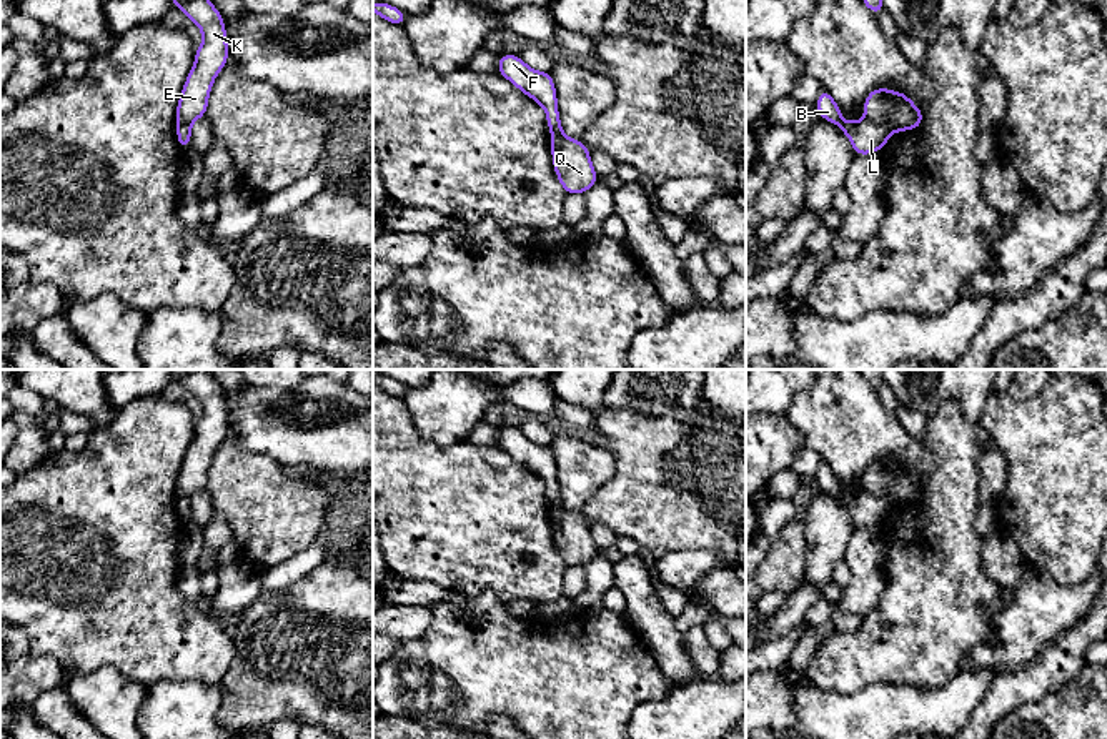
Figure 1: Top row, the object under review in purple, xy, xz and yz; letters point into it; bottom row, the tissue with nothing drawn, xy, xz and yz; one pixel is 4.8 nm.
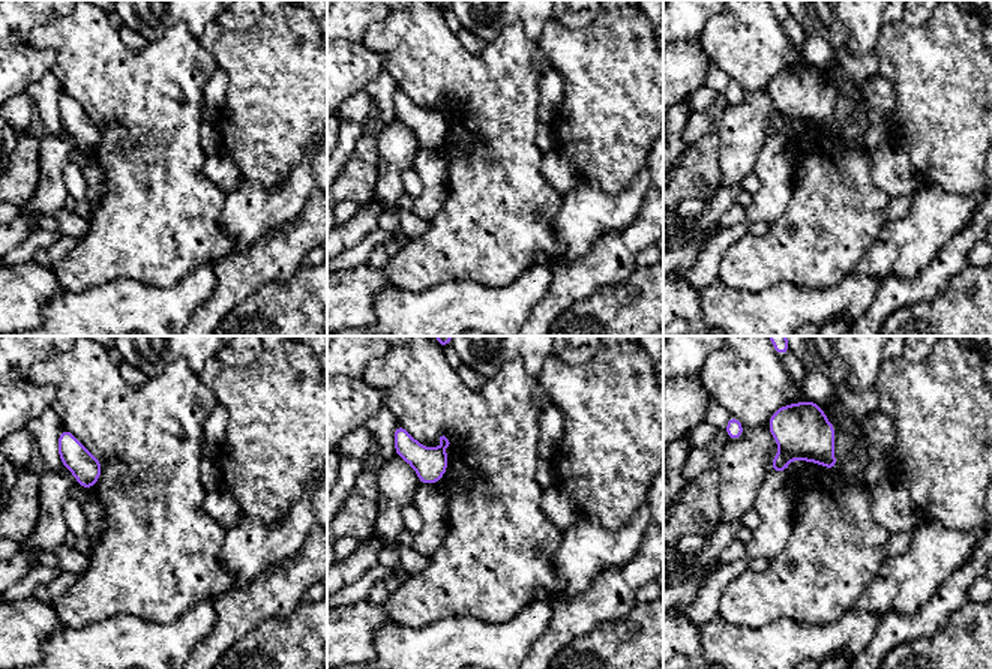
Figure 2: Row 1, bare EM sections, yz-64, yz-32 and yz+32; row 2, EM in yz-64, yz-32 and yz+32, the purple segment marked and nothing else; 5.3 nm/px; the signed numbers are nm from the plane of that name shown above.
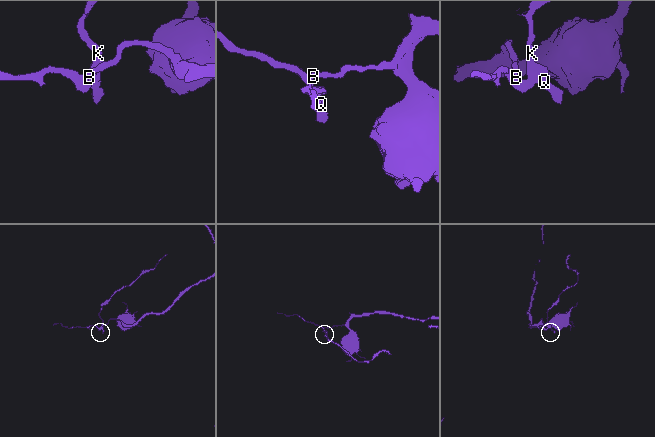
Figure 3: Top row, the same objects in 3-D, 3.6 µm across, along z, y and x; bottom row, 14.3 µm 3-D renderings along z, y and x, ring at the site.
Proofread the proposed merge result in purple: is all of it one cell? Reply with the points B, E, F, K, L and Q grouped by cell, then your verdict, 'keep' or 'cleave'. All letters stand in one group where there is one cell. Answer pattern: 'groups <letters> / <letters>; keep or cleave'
groups B F L / E K Q; cleave

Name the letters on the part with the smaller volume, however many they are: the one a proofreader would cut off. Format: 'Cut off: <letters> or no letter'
Cut off: E, K, Q

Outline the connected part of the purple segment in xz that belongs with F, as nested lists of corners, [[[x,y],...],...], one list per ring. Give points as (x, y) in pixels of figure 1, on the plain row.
[[[498,428],[498,446],[544,479],[546,496],[551,508],[563,506],[556,461],[549,444],[536,444],[529,441],[519,428]]]

